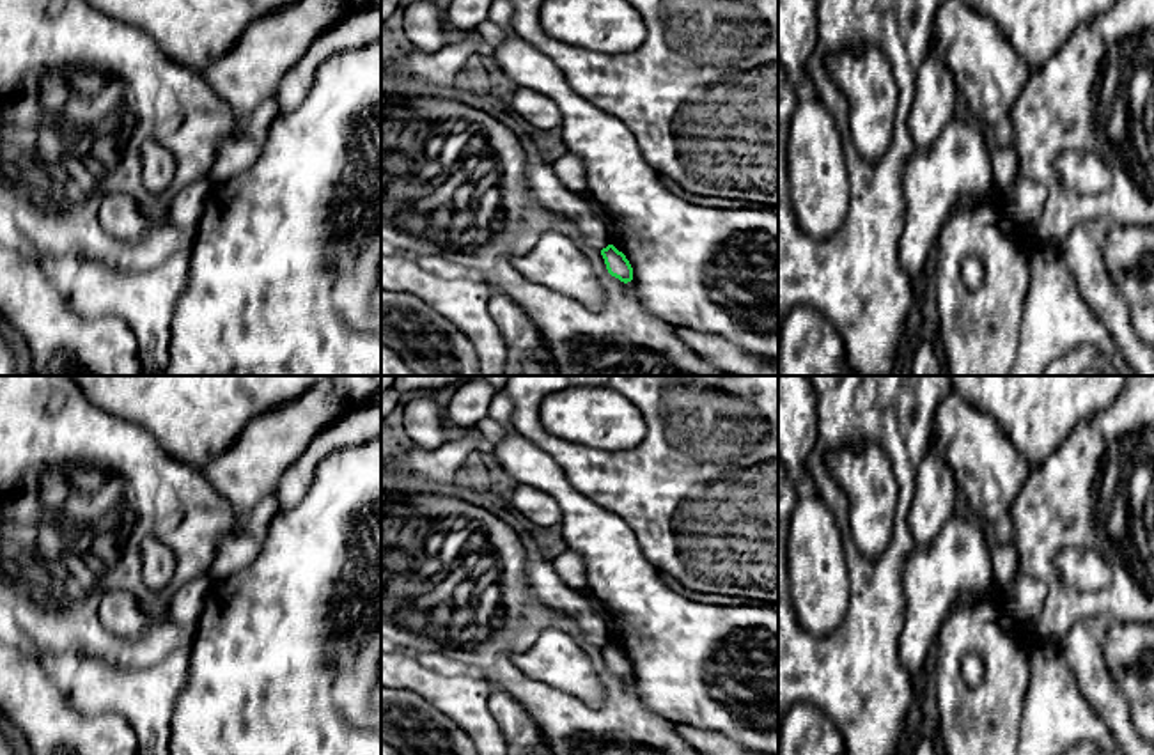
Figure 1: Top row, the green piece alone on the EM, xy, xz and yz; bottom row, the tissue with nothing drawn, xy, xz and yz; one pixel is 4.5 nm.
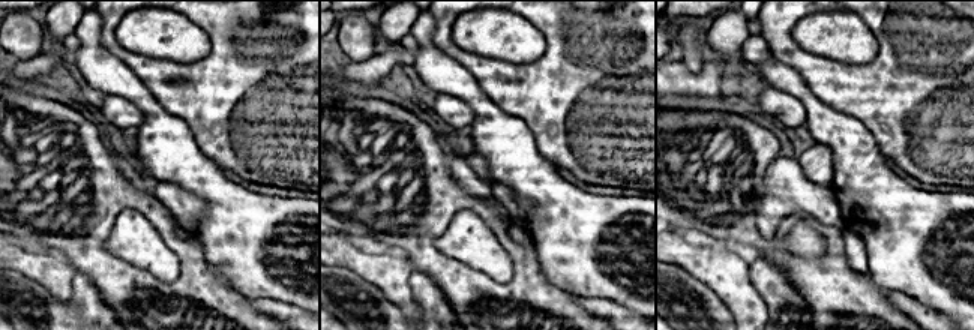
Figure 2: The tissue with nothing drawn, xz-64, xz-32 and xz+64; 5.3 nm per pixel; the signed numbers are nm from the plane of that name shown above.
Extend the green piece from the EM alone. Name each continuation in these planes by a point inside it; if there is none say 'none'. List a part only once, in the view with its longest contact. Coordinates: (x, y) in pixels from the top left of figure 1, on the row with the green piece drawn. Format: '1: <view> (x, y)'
none

